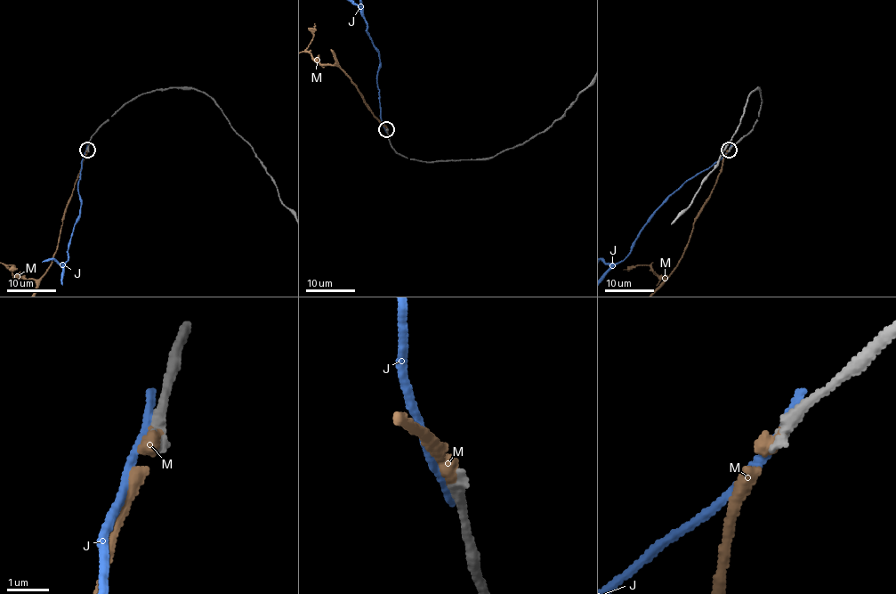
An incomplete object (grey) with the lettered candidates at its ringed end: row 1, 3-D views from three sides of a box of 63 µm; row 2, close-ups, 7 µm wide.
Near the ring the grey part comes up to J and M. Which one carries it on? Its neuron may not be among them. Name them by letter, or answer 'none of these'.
M

